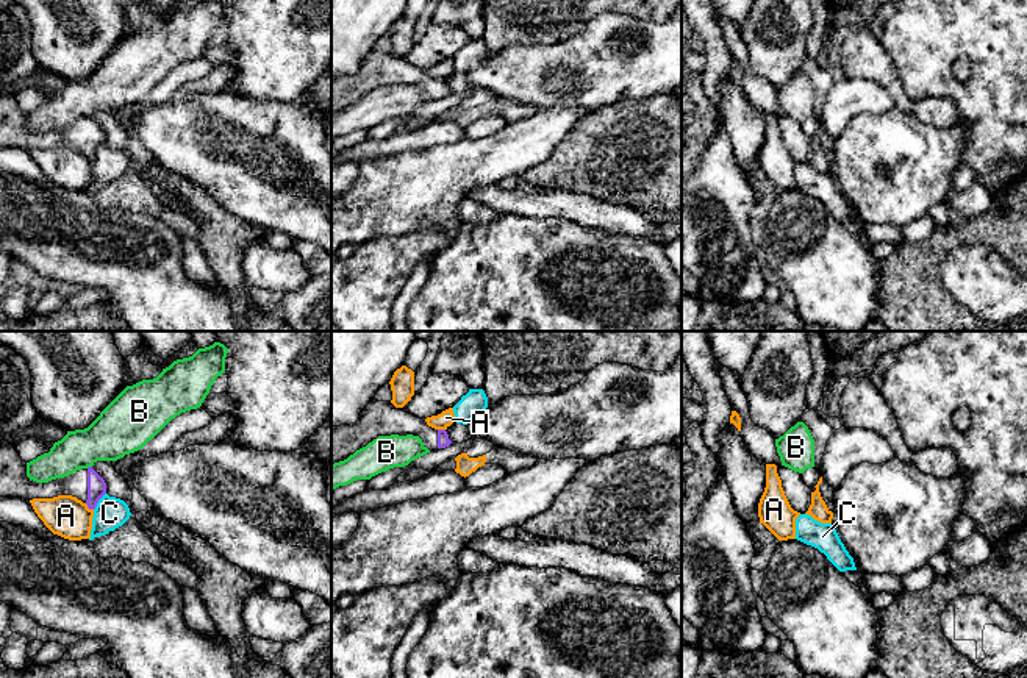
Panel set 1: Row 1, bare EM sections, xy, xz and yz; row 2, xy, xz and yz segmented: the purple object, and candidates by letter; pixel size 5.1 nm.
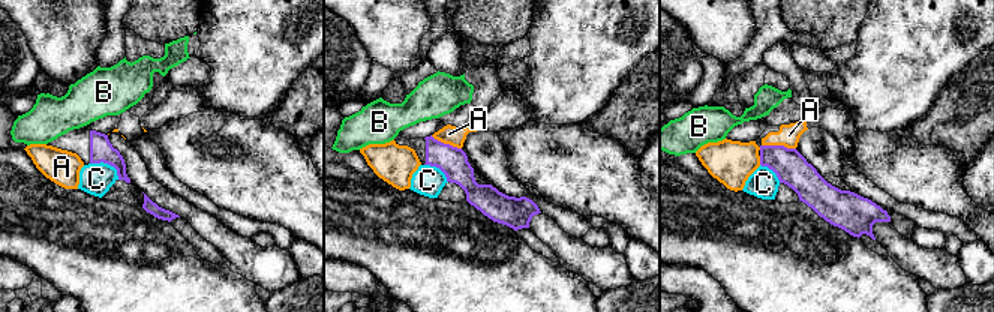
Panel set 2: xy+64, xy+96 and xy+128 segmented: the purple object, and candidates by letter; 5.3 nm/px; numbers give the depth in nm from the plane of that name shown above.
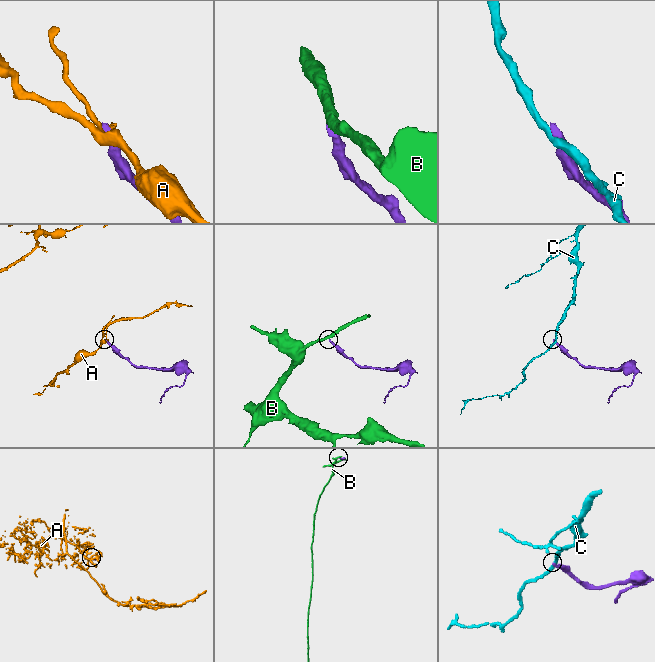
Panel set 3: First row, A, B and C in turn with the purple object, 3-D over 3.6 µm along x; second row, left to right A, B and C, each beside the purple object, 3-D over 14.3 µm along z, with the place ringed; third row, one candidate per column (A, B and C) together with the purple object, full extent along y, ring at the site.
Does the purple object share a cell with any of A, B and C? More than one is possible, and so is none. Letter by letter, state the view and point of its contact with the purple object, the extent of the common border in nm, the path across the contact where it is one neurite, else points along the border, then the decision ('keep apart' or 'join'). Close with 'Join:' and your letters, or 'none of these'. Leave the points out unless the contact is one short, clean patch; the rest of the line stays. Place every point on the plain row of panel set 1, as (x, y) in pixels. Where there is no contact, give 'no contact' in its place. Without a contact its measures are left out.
A: xy (89, 158) | 60 nm | along xy (85, 153), (93, 160) | keep apart
B: xy (88, 117) | 30 nm | along xy (91, 116), (86, 117) | keep apart
C: xy (97, 152) | 110 nm | along xy (105, 142), (94, 160) | keep apart
Join: none of these

